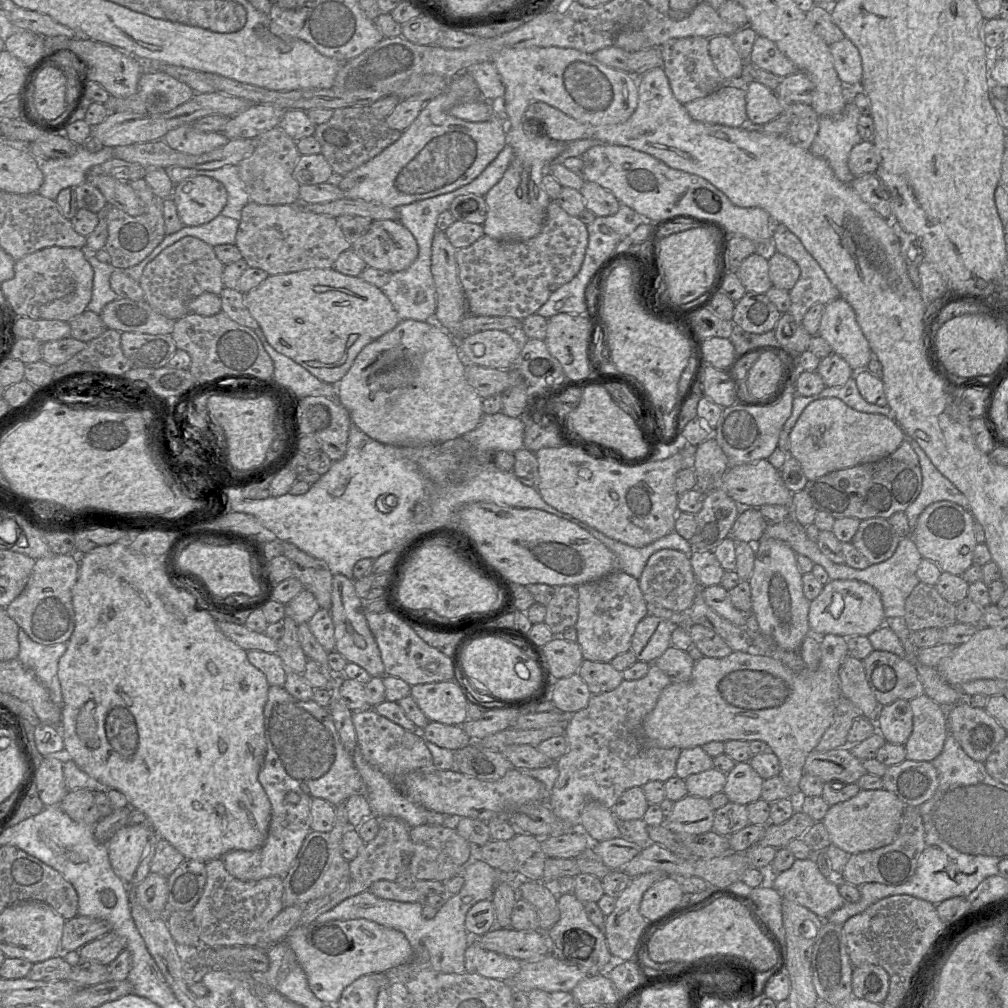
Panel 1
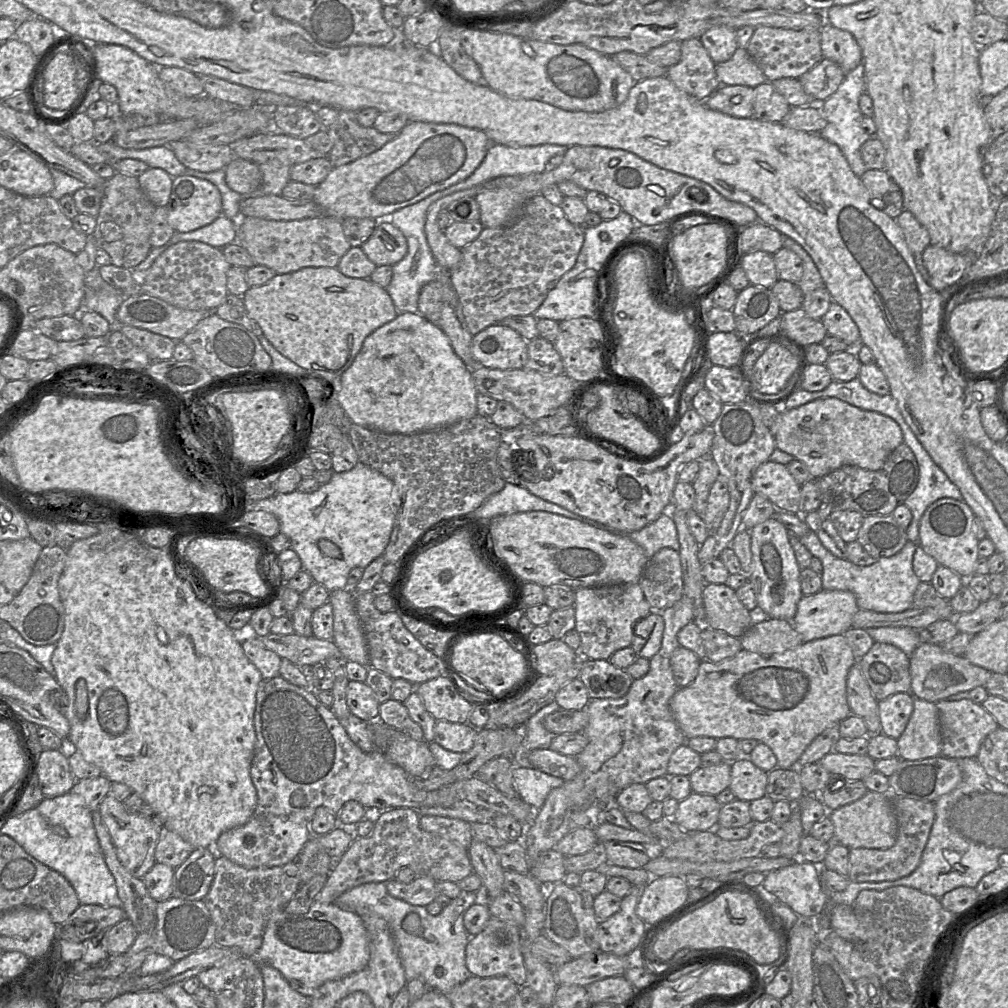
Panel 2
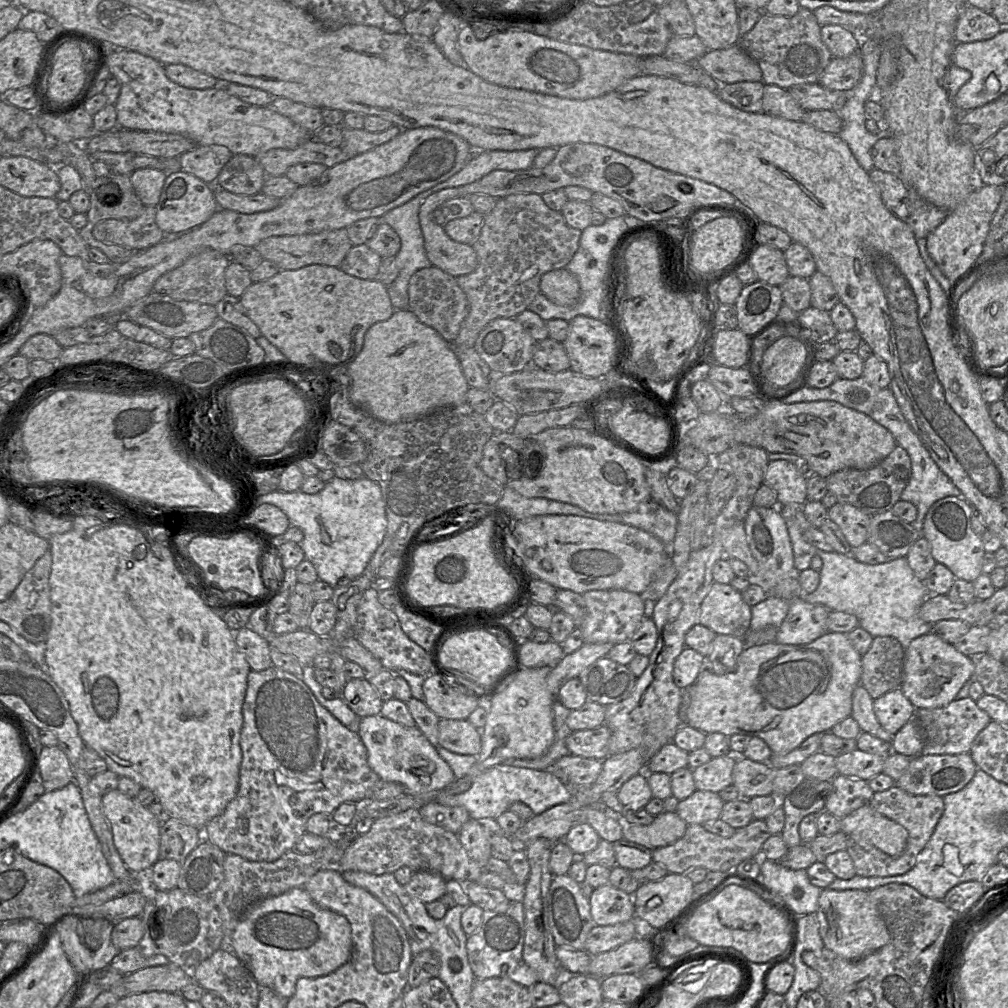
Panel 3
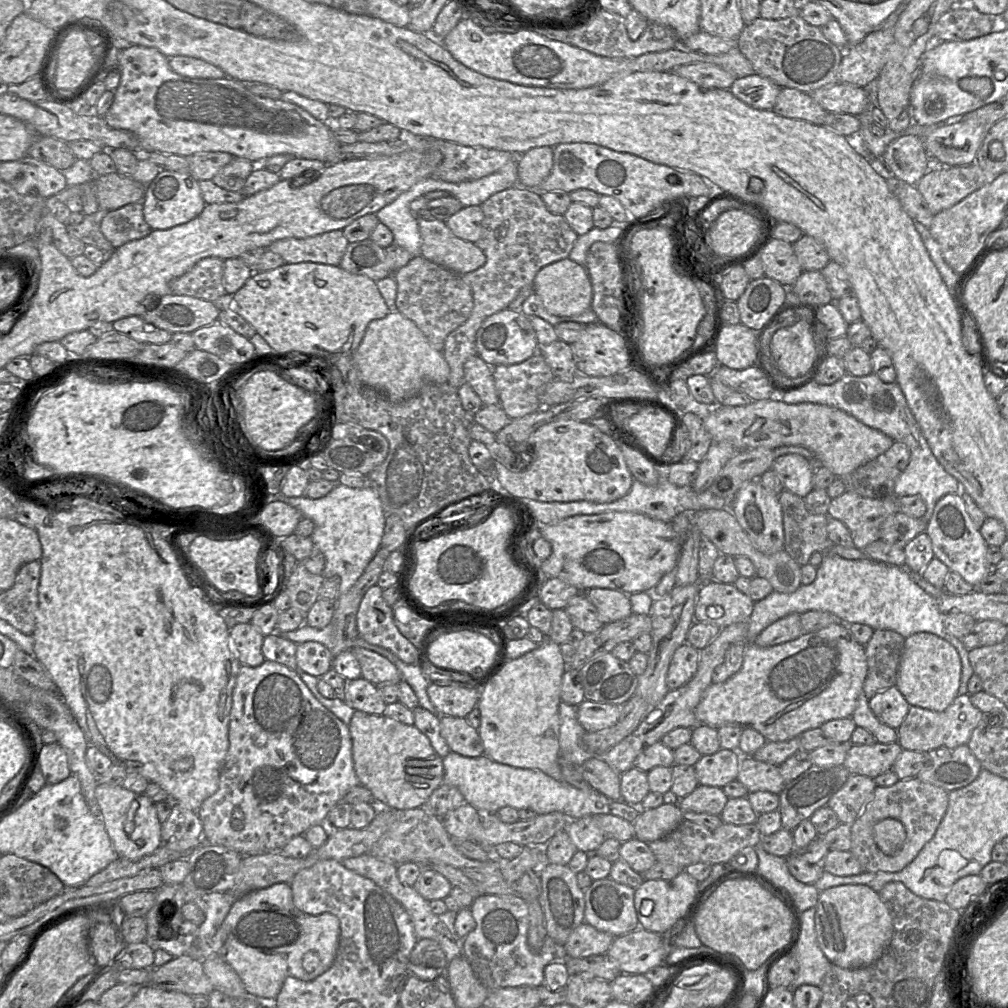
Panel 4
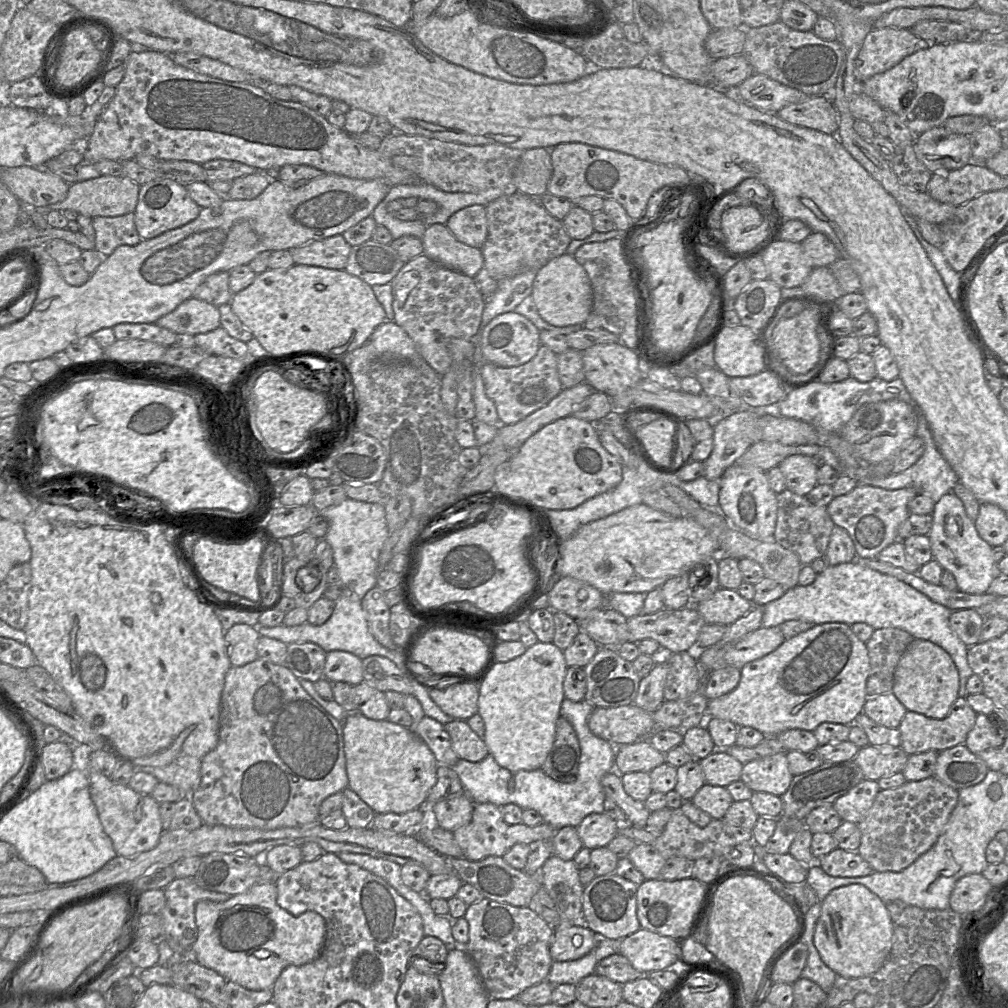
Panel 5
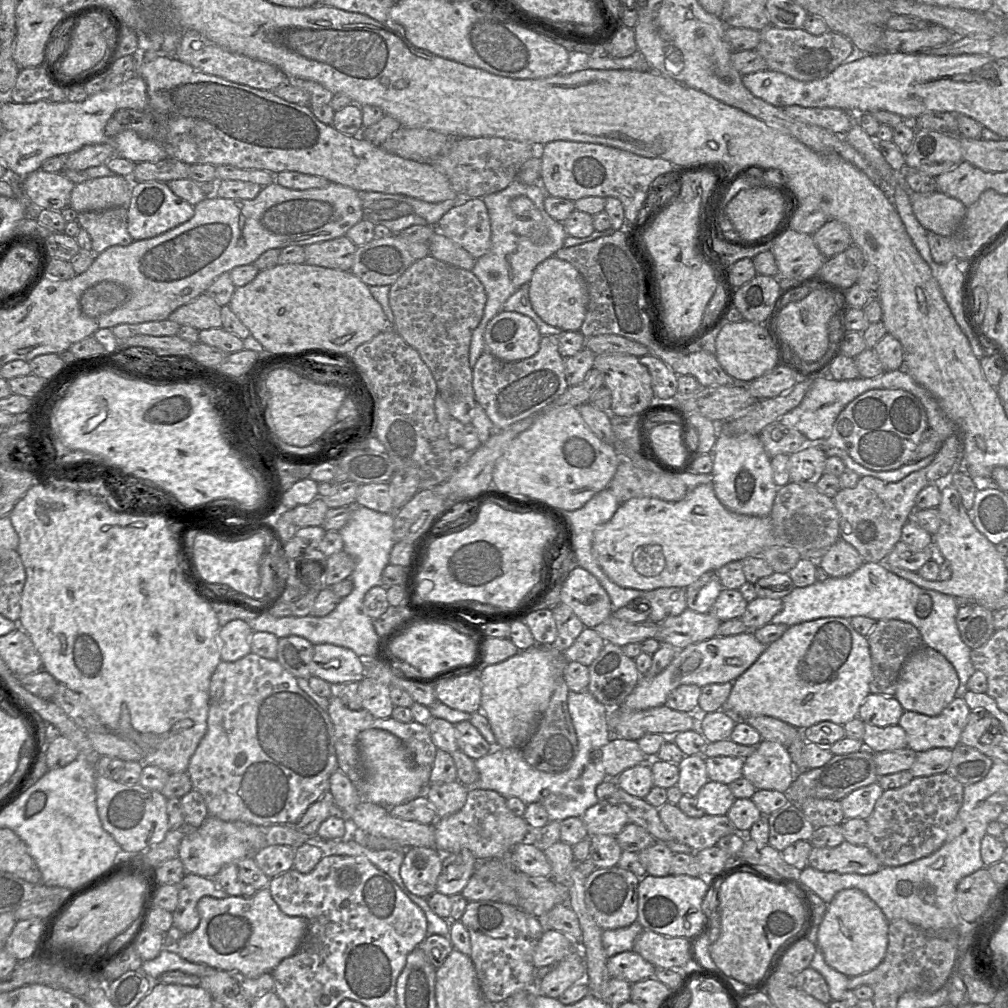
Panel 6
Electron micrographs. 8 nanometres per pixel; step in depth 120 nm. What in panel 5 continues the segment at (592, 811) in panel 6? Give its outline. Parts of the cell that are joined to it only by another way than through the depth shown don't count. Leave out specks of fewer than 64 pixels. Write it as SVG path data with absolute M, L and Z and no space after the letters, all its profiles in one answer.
M605 813L587 815L577 826L583 847L593 850L606 847L619 832L621 824Z

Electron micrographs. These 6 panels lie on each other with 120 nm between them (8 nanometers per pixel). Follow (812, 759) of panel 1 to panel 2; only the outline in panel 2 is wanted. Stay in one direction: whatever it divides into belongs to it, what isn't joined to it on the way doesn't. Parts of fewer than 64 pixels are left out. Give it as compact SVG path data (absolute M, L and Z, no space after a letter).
M830 752L818 761L831 775L841 775L848 780L864 780L875 771L875 760L865 755L848 755Z

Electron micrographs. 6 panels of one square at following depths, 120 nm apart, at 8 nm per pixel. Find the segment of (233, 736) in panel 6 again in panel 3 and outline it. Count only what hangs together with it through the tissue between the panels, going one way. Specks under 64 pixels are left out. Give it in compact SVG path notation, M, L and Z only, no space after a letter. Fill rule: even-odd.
M274 665L263 671L251 670L247 676L247 689L242 707L243 725L240 734L242 761L239 771L239 785L236 796L228 803L225 810L209 821L203 828L203 839L218 846L226 854L236 854L250 861L272 862L279 859L288 851L294 850L296 843L306 832L308 819L316 814L323 813L330 816L334 810L344 802L362 804L371 799L371 788L380 777L370 768L367 761L367 749L358 733L351 731L335 718L316 699L311 689L297 676L281 670ZM296 796L295 805L289 800Z

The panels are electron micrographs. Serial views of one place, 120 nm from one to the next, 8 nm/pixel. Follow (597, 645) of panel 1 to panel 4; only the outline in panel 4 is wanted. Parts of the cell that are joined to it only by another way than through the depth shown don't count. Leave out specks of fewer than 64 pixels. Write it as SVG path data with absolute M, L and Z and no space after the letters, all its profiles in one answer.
M591 588L582 593L585 593L588 600L596 607L599 619L604 625L632 614L630 599L623 592L606 588Z

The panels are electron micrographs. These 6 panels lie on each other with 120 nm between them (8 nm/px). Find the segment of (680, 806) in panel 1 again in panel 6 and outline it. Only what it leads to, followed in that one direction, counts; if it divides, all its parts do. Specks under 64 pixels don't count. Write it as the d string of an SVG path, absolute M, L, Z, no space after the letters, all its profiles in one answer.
M708 781L698 792L696 801L707 815L726 815L736 800L727 784Z

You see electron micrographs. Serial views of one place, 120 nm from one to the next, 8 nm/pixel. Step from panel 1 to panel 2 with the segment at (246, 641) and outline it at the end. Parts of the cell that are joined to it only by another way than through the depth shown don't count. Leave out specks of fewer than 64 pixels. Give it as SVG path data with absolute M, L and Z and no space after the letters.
M269 633L265 636L252 635L263 647L287 658L297 666L314 665L328 658L341 658L333 640L323 640L314 636L305 637L296 633L281 635Z

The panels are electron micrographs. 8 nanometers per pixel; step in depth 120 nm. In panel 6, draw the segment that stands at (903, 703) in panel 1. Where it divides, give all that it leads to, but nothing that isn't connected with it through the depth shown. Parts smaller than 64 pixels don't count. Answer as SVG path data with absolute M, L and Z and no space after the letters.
M870 692L860 706L858 717L864 723L886 727L897 725L903 712L903 707L894 696L884 696Z

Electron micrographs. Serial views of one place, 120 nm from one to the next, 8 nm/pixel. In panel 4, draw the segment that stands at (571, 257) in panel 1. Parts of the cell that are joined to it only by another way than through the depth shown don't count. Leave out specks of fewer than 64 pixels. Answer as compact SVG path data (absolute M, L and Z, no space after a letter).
M520 185L496 192L486 199L481 207L484 213L482 234L475 244L484 252L486 261L478 269L461 275L463 281L472 290L474 306L469 318L447 335L443 349L444 358L450 368L447 383L456 389L464 382L466 361L477 355L476 335L483 321L490 315L508 308L522 288L532 287L534 278L541 268L568 258L578 237L563 215L554 214L548 210L538 192Z

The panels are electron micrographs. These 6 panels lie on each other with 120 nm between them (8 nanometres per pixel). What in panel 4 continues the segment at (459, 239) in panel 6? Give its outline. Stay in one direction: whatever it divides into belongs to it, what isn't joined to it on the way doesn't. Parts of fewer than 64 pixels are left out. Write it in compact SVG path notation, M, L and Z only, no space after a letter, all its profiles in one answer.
M471 205L451 215L446 224L455 236L475 243L481 237L483 219L481 205Z

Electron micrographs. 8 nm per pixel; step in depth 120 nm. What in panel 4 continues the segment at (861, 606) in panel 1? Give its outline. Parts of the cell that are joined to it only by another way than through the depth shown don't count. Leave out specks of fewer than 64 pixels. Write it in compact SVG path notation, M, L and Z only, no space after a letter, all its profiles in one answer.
M793 613L765 628L752 642L760 647L771 647L794 640L804 631L801 627L801 614Z

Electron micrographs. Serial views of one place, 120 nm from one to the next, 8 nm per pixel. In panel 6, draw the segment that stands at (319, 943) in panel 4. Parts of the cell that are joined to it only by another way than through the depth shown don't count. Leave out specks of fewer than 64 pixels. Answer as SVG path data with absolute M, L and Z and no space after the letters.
M268 886L249 898L228 895L224 899L218 899L204 896L198 901L197 909L200 915L198 927L178 939L174 952L189 962L205 964L228 973L240 973L246 978L257 978L272 972L283 959L296 952L307 929L304 917L288 916L280 910Z

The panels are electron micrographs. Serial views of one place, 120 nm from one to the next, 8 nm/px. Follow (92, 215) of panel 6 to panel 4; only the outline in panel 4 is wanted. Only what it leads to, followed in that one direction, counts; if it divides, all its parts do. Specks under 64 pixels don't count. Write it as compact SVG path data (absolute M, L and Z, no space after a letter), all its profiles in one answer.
M137 202L108 211L101 222L101 232L116 249L129 241L146 237L152 232L152 229L144 219L142 202Z

